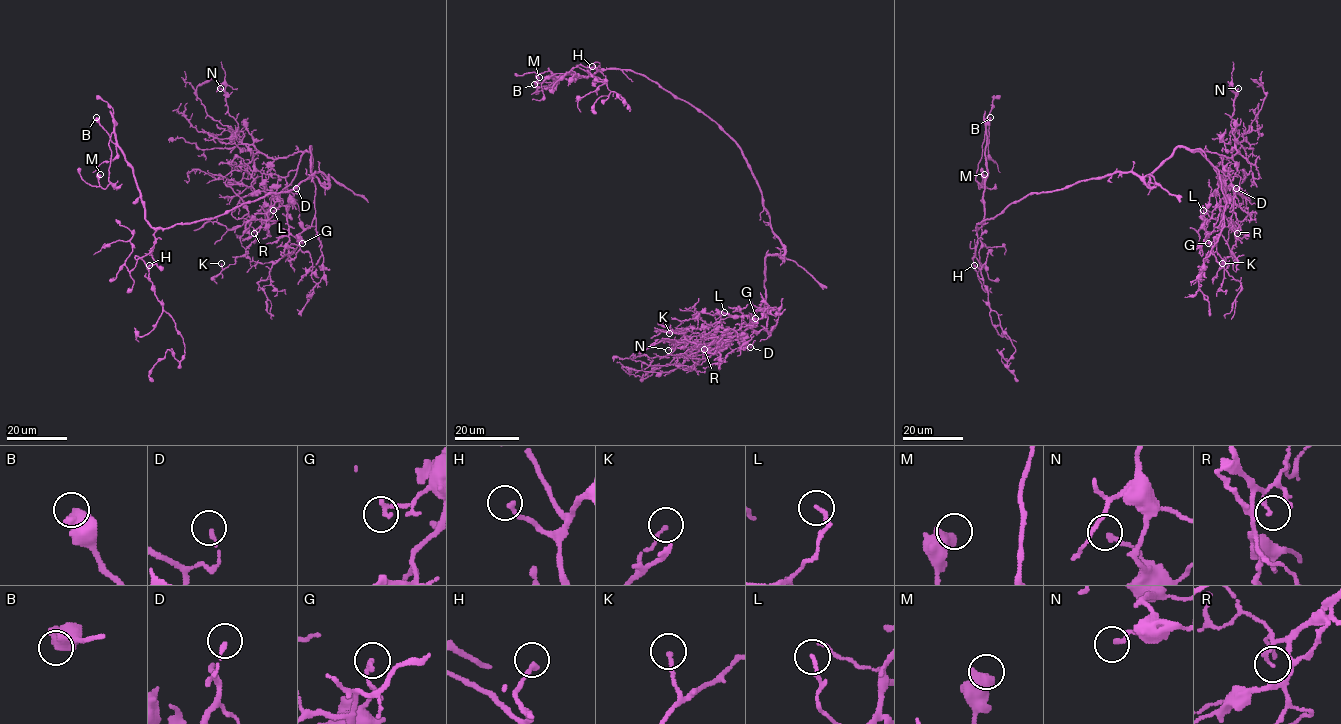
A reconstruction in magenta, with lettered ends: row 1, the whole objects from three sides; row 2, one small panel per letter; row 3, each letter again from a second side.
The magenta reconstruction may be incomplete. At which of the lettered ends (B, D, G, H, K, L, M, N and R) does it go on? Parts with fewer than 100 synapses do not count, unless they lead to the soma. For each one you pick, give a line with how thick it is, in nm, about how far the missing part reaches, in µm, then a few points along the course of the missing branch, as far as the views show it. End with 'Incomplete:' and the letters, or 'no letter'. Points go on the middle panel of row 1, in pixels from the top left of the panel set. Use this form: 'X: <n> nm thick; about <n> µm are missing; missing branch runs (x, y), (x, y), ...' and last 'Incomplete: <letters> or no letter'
Incomplete: no letter

